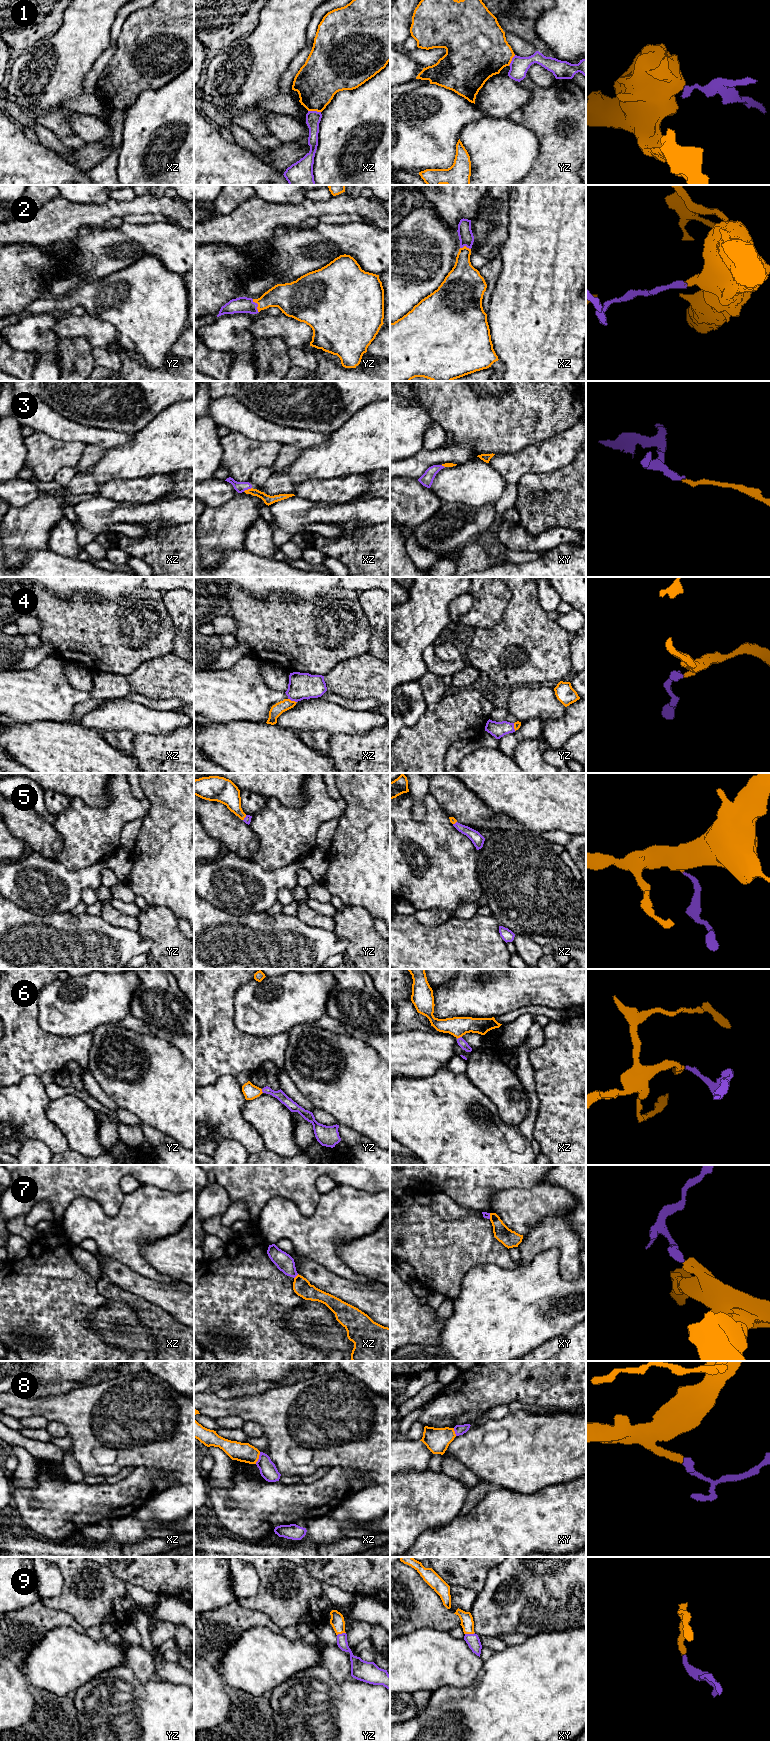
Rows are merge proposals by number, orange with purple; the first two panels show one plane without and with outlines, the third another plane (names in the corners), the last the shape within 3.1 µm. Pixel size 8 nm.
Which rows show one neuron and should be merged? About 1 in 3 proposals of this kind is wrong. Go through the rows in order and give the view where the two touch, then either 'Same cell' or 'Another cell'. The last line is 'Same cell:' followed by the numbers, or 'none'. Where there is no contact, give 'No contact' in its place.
1: Touches orange in xz. Another cell
2: Touches orange in yz. Same cell
3: Touches orange in xz. Same cell
4: Touches orange in xz. Same cell
5: Touches orange in yz. Same cell
6: Touches orange in xz. Same cell
7: Touches orange in xz. Another cell
8: Touches orange in xz. Another cell
9: Touches orange in xy. Same cell
Same cell: 2, 3, 4, 5, 6, 9

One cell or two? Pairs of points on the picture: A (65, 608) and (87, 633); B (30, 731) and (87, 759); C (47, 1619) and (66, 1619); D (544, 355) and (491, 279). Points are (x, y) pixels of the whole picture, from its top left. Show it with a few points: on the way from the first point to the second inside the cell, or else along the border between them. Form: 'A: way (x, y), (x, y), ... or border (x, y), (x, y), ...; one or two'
A: way (69, 614), (82, 627); one
B: way (44, 745), (66, 759), (73, 759); one
C: way (52, 1619), (61, 1619); one
D: border (503, 263), (501, 274), (492, 293), (489, 308); two

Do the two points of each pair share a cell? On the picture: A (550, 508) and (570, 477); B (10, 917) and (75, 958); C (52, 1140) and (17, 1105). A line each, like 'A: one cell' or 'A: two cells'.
A: one cell
B: one cell
C: one cell

